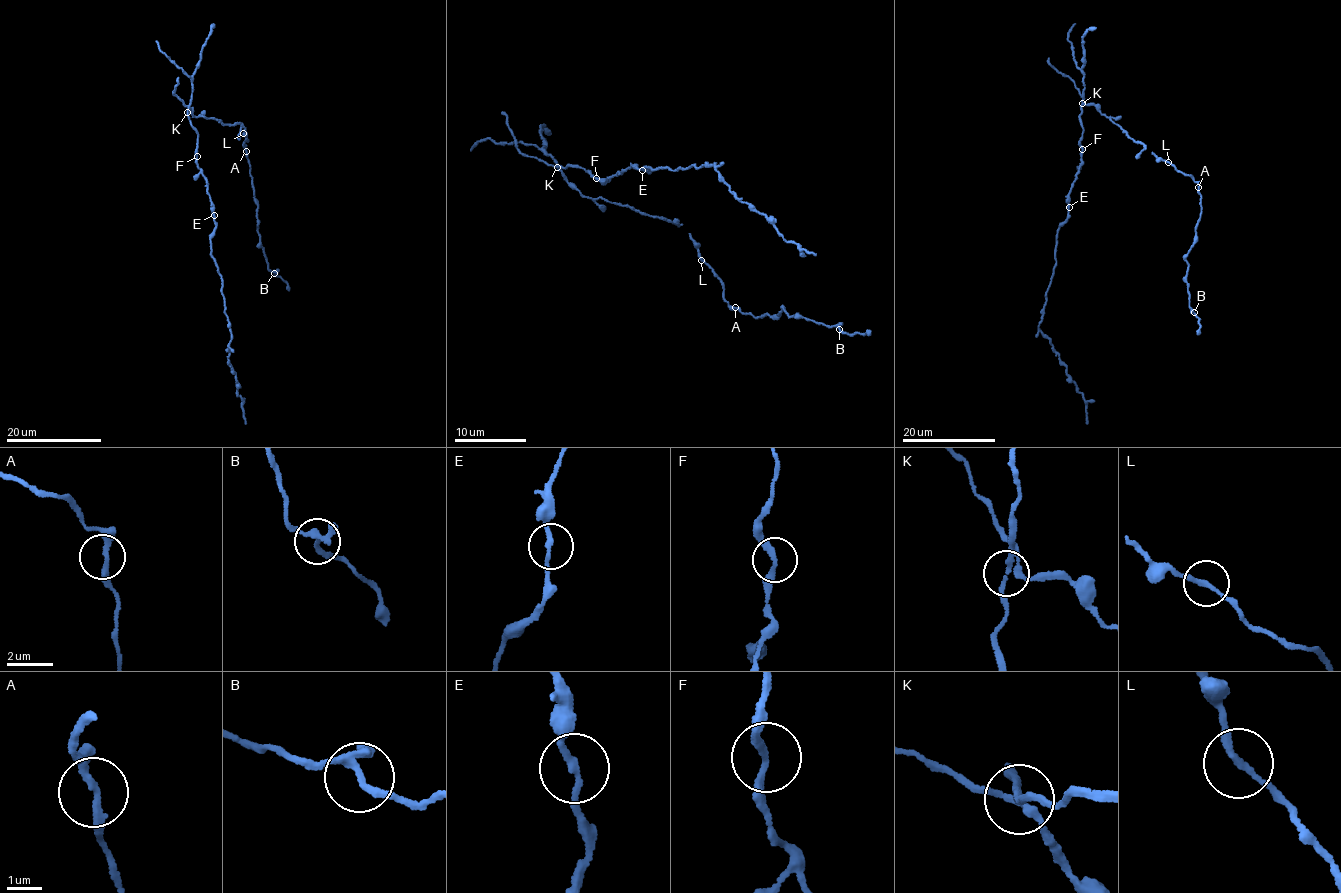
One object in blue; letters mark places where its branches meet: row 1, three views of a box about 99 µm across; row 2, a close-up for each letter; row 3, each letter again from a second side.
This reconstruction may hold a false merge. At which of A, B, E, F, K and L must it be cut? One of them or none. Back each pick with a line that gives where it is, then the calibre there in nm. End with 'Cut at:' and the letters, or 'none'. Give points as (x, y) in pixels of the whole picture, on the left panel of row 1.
Cut at: none

